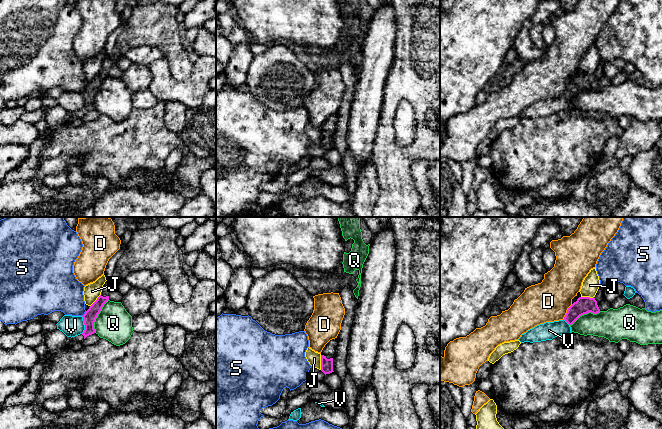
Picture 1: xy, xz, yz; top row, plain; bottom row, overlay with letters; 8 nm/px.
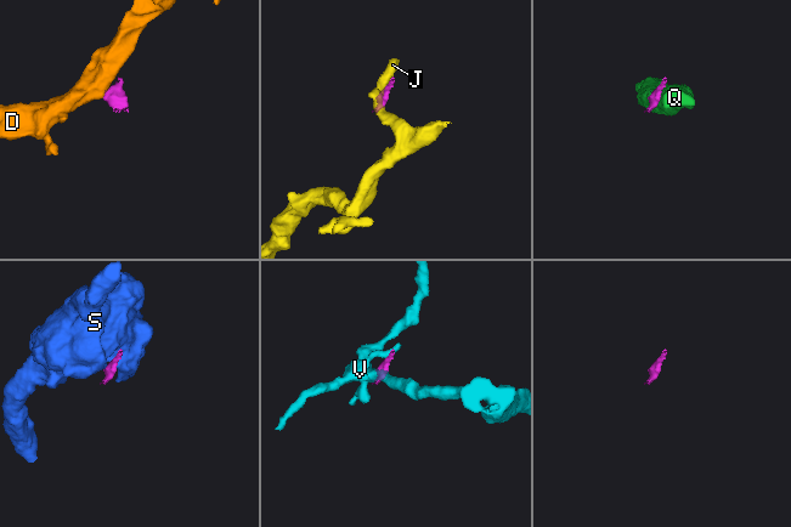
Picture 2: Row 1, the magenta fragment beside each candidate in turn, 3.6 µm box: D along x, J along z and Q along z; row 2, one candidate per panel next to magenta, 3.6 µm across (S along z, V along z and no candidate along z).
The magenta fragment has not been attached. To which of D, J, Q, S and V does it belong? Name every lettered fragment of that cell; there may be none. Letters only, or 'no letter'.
no letter

